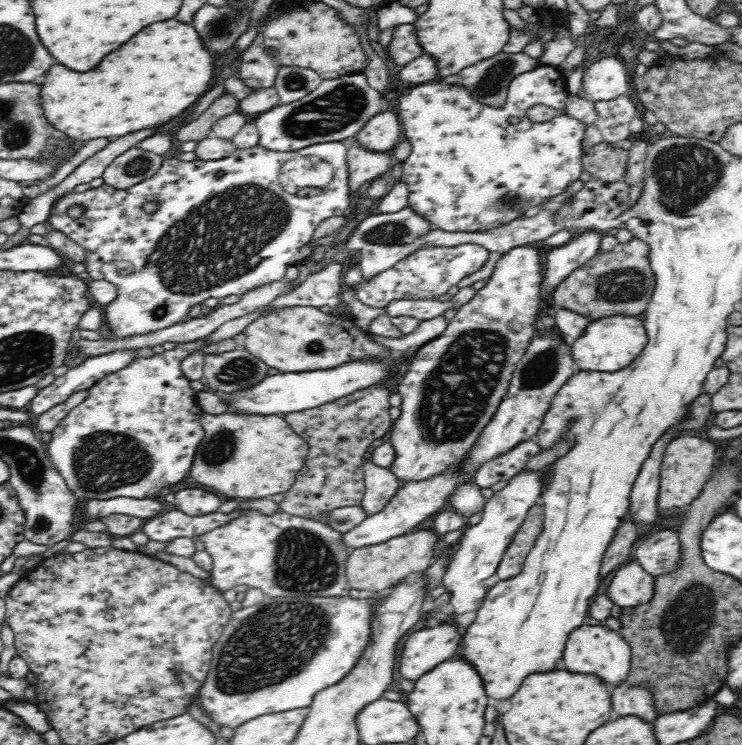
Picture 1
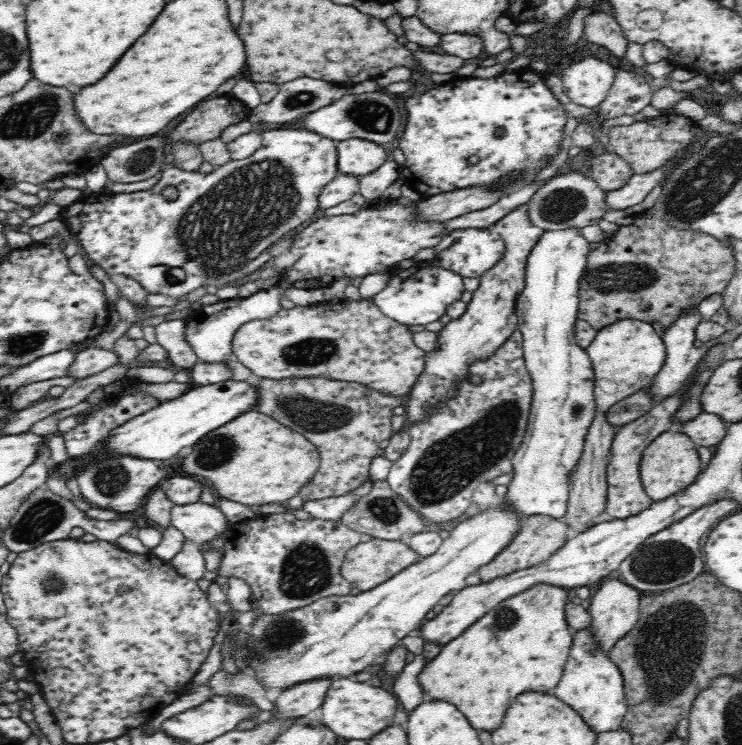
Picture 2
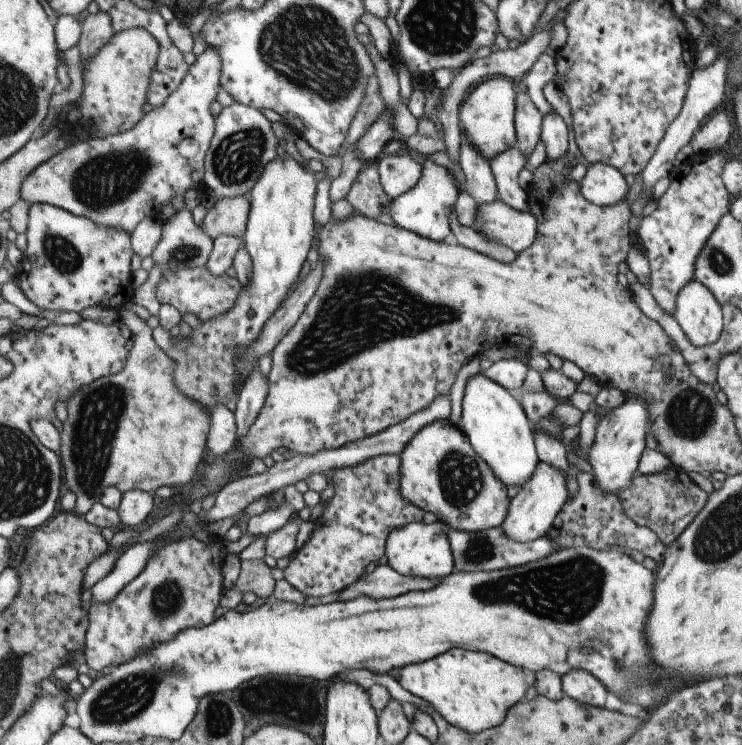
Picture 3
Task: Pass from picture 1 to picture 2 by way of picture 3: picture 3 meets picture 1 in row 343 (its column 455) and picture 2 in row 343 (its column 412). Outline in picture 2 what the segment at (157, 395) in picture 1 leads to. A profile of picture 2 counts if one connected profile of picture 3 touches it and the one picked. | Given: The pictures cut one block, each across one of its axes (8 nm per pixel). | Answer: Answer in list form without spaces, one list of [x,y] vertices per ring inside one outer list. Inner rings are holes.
[[[286,287],[266,289],[249,296],[248,298],[236,297],[219,301],[216,304],[201,306],[191,312],[186,320],[186,328],[183,329],[183,338],[192,348],[204,353],[204,356],[212,362],[234,359],[232,349],[234,336],[243,324],[251,320],[271,319],[276,313],[284,310],[282,300],[285,298]]]

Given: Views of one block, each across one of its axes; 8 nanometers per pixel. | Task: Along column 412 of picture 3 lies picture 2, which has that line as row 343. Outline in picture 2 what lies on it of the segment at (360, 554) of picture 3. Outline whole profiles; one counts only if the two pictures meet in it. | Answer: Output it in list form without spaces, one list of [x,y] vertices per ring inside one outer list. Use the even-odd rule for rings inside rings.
[[[518,328],[513,333],[490,359],[471,364],[469,372],[478,377],[476,384],[462,381],[455,399],[411,426],[411,443],[390,468],[390,489],[430,527],[464,514],[473,502],[474,489],[512,471],[512,458],[526,434],[533,399],[532,377],[523,358],[523,337]]]

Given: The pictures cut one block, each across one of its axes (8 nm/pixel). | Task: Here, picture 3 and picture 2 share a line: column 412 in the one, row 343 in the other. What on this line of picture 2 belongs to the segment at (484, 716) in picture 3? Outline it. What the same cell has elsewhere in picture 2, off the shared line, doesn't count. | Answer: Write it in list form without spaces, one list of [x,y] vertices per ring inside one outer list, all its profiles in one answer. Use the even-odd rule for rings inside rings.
[[[696,302],[688,310],[682,310],[680,316],[668,328],[664,328],[661,338],[665,345],[666,358],[660,368],[660,372],[655,374],[652,383],[644,388],[644,393],[650,395],[652,403],[656,404],[664,399],[670,399],[671,396],[680,394],[680,390],[682,390],[686,380],[693,374],[696,364],[706,353],[706,348],[695,347],[695,342],[698,340],[696,339],[696,327],[702,321],[699,302]]]

